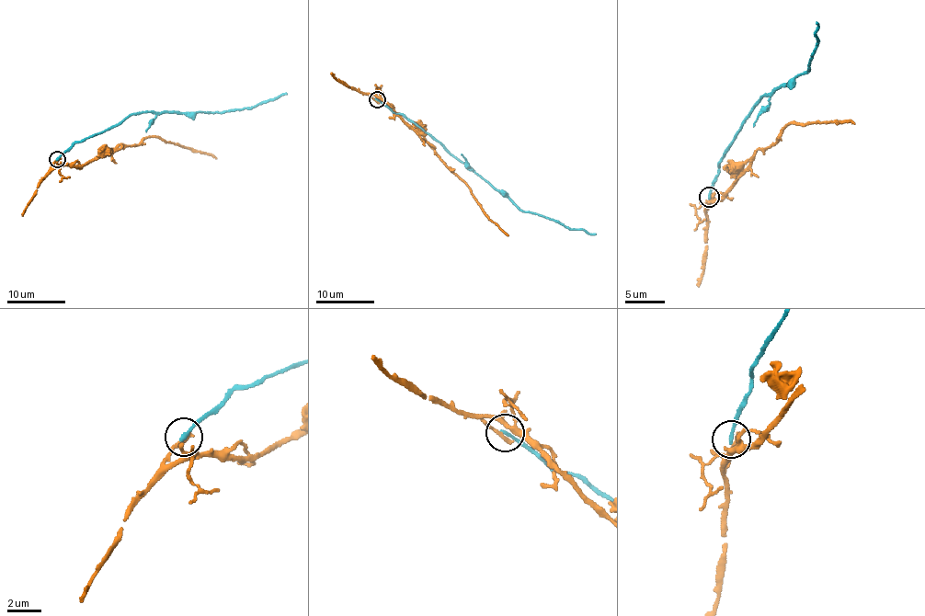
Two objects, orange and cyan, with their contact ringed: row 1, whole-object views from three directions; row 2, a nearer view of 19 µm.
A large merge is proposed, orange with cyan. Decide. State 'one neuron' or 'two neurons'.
two neurons

